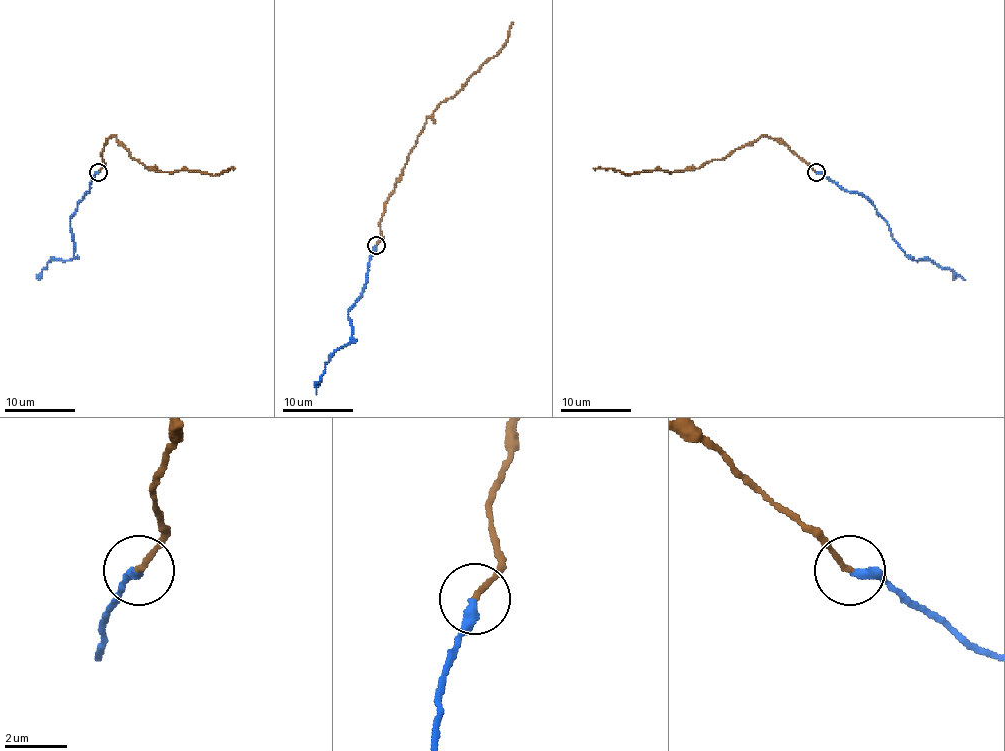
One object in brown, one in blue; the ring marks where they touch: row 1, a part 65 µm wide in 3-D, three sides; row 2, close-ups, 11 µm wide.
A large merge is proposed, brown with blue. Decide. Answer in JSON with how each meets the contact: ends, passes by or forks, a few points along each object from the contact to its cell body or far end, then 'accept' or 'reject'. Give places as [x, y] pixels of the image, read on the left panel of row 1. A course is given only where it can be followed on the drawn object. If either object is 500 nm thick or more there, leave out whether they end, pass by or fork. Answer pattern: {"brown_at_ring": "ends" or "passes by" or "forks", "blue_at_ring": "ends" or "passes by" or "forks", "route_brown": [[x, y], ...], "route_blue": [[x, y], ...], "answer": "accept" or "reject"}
{"brown_at_ring": "ends", "blue_at_ring": "ends", "route_brown": [[98, 172], [104, 165], [102, 149], [112, 136], [146, 168], [198, 170], [217, 175], [235, 168]], "route_blue": [[98, 172], [70, 219], [74, 257], [49, 262], [38, 274], [38, 280]], "answer": "reject"}

